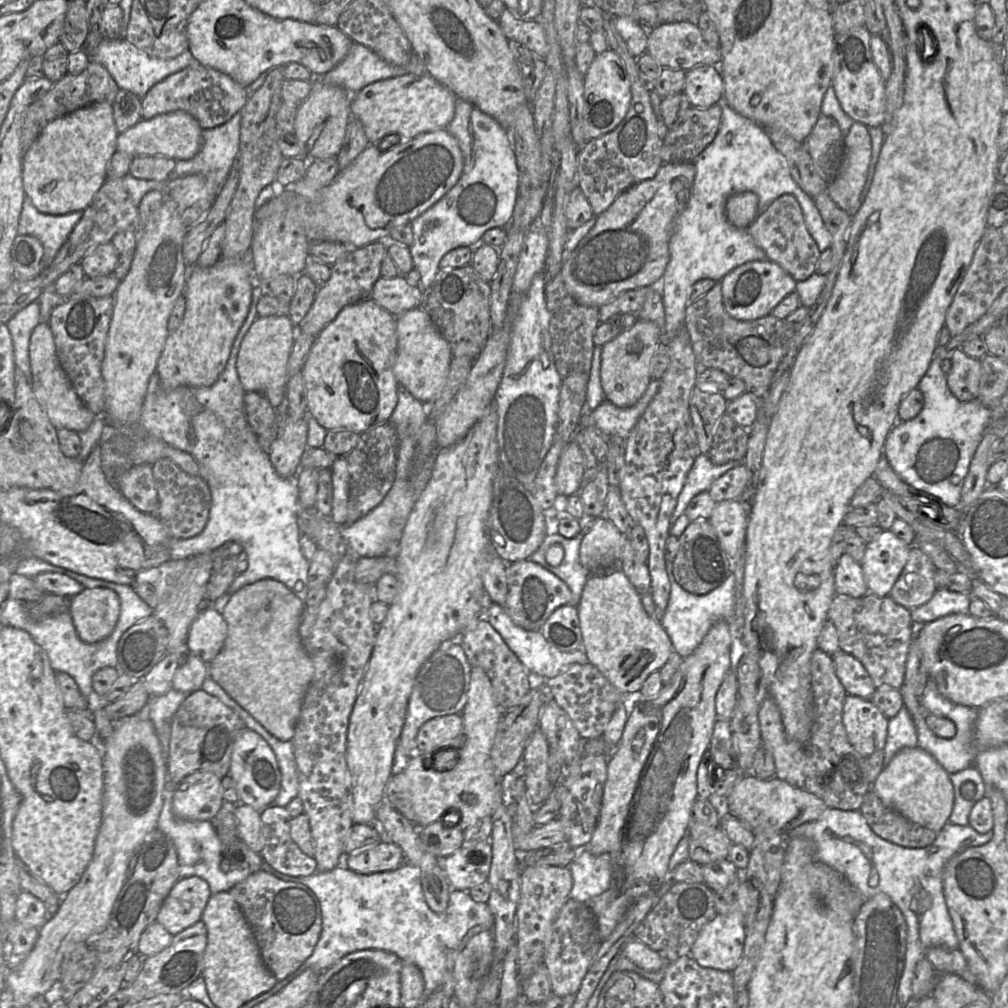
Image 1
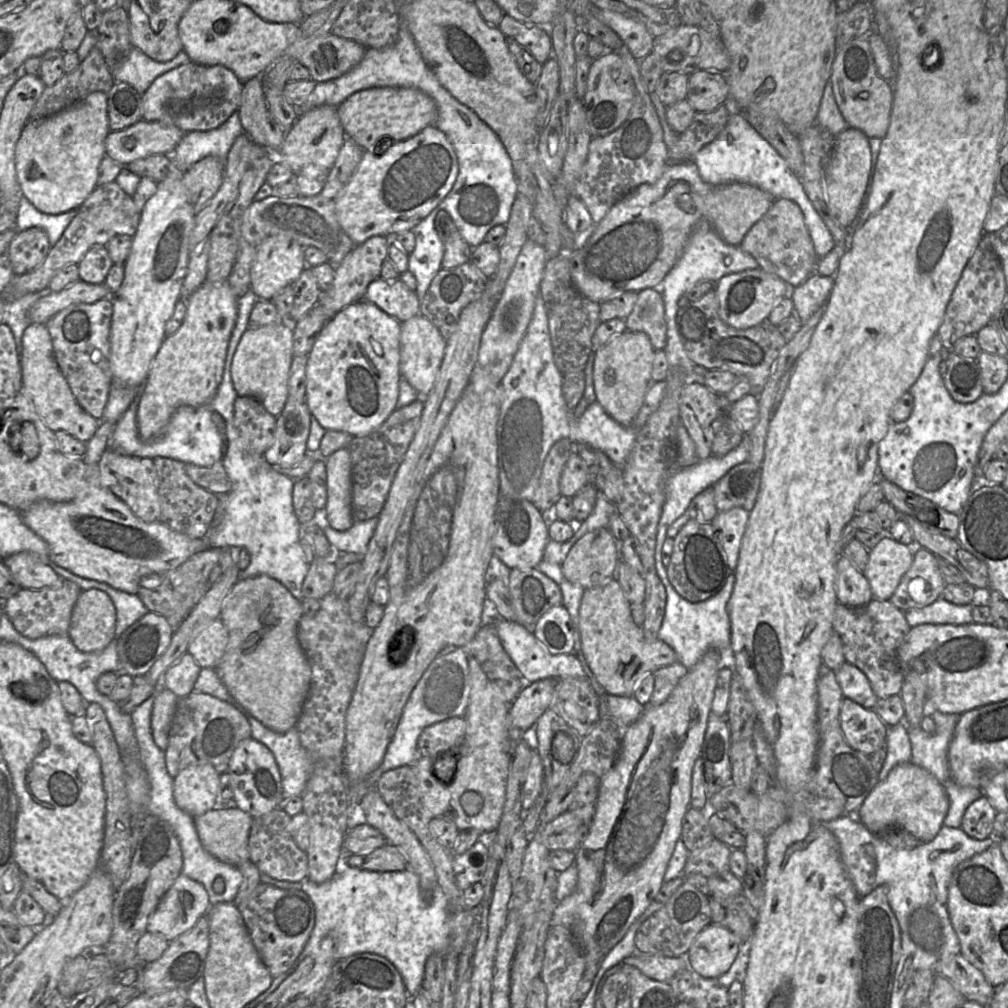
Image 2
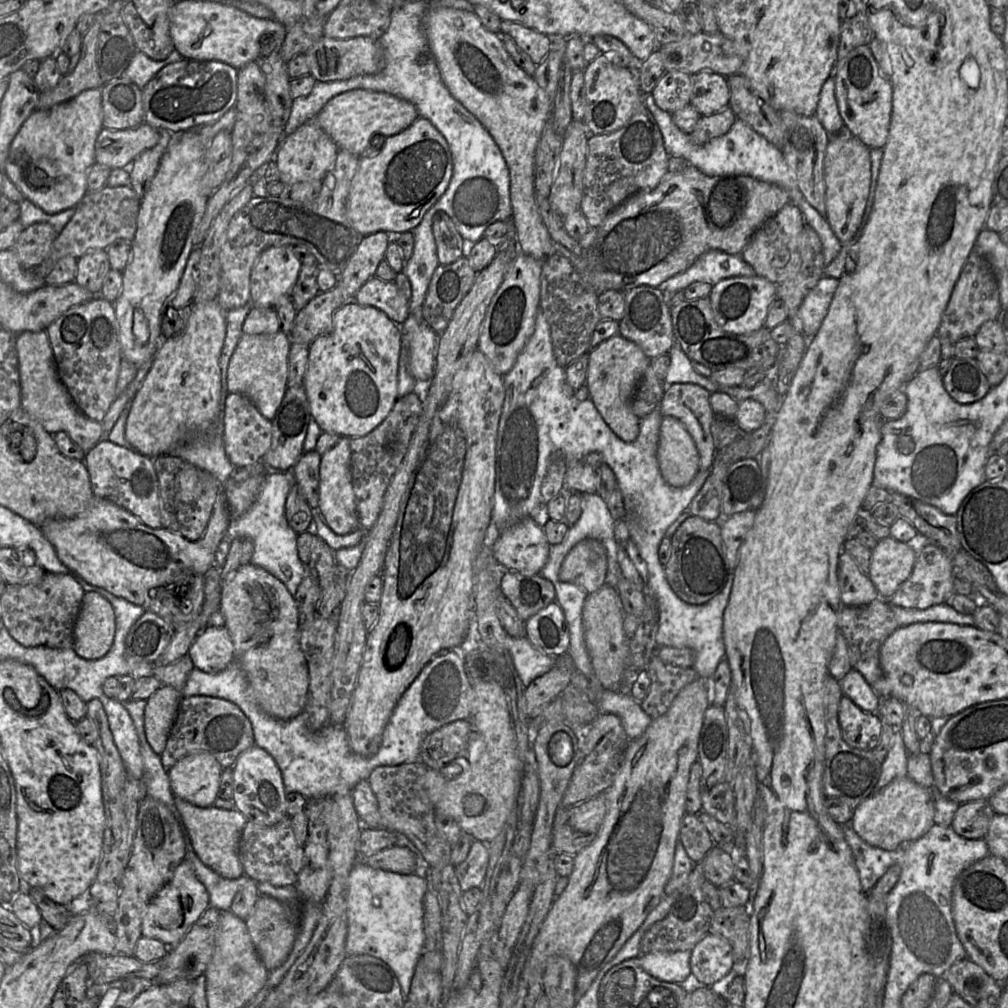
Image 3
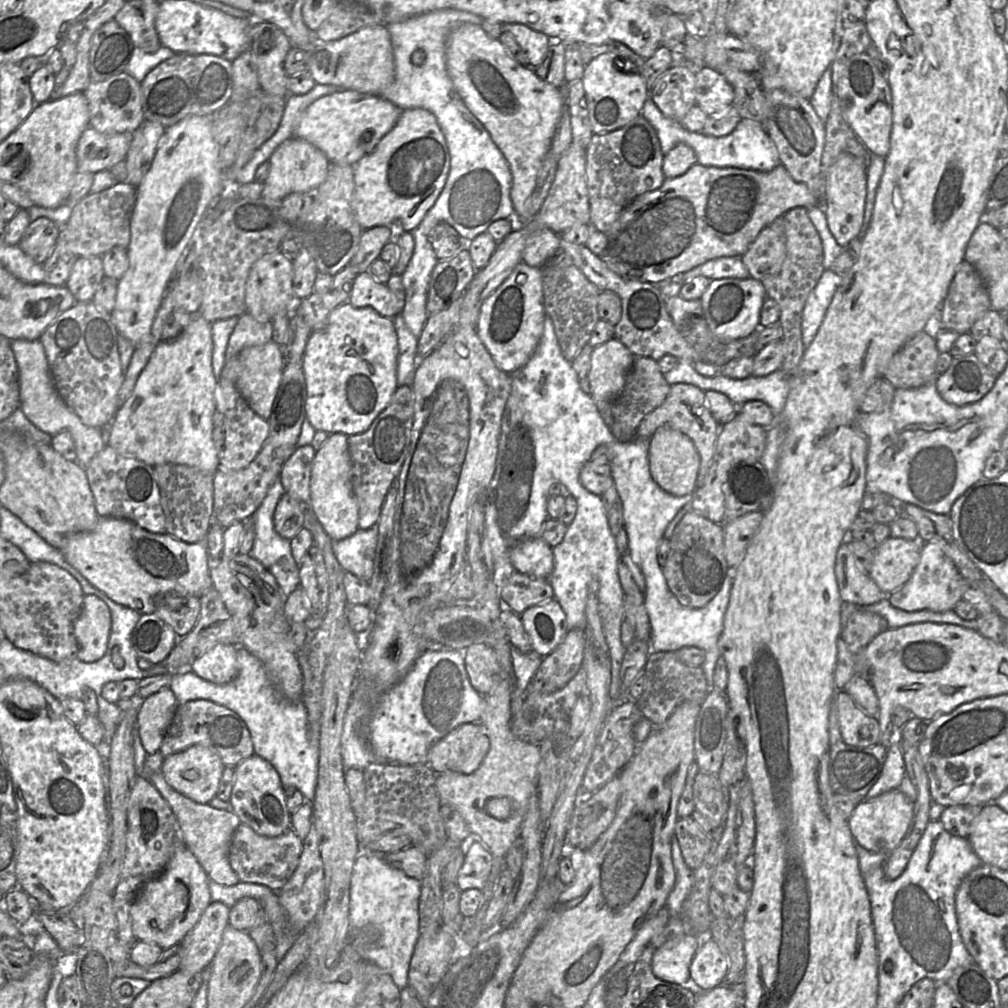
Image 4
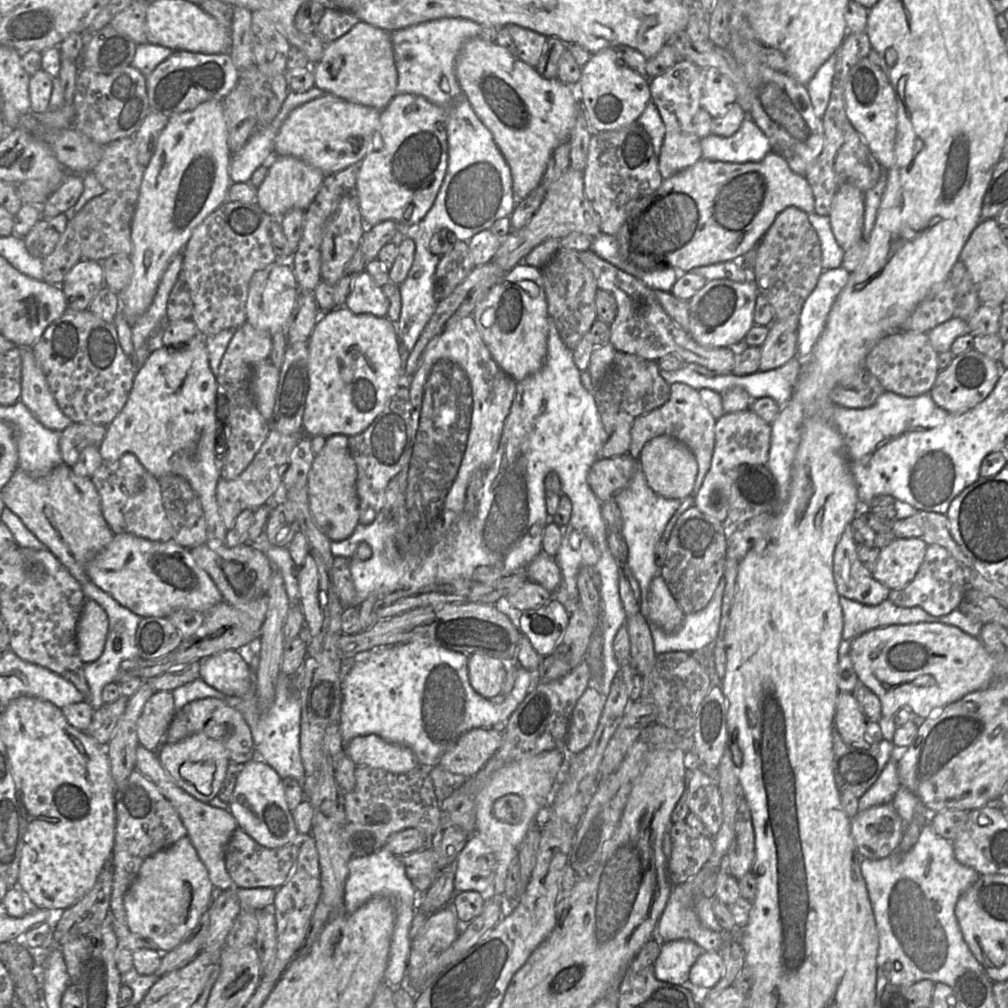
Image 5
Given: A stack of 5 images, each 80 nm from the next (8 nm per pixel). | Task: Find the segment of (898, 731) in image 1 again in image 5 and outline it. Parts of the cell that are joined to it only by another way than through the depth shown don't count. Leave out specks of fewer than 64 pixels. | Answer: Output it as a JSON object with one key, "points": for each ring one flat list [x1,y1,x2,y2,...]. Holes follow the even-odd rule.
{"points":[[891,758,874,784,859,798,858,810,863,811,875,805,891,803,900,786,897,760]]}

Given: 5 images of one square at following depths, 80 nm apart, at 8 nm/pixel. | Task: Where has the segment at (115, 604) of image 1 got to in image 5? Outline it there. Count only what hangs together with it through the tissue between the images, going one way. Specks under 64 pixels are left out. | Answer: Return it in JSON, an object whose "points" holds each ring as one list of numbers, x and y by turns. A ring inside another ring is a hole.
{"points":[[87,599,76,628,79,656,84,664,95,662,103,654,108,625,105,610,95,601]]}

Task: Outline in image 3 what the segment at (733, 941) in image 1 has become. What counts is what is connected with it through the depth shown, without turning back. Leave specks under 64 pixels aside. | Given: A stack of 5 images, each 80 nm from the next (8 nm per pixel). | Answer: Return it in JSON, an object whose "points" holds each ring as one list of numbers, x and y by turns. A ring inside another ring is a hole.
{"points":[[709,932,691,950,690,967,702,985,713,986,734,967,732,946,722,936]]}

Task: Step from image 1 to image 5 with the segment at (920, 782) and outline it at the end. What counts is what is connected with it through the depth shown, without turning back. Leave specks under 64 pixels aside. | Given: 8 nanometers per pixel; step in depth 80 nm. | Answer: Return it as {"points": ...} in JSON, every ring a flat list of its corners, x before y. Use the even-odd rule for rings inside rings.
{"points":[[892,803,858,811,851,818,851,831,861,856,882,859,899,847,906,824]]}

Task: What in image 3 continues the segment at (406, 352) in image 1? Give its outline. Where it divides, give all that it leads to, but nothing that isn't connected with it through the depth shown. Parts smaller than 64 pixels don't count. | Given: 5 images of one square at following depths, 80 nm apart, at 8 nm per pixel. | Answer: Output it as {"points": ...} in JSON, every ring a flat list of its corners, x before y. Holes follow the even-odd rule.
{"points":[[423,320,412,334,407,334,409,343,408,368,416,382,430,382,433,378,439,336]]}

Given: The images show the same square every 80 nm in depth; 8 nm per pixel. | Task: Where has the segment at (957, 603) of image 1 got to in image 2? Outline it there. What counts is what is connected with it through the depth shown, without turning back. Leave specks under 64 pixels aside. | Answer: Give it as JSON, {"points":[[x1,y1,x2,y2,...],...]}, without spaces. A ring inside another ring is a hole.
{"points":[[940,597,923,608,906,610,904,615,910,627,920,624,965,625,973,622,972,606,956,605]]}

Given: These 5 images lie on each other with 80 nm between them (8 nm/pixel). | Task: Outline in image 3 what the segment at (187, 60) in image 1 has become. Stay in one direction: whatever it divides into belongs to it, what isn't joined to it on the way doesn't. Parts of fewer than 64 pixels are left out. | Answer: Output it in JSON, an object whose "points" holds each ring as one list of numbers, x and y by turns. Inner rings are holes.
{"points":[[175,49,166,59,160,61,153,60,143,52,136,50,123,77,131,80,142,90,163,67,182,59,184,59,183,56]]}

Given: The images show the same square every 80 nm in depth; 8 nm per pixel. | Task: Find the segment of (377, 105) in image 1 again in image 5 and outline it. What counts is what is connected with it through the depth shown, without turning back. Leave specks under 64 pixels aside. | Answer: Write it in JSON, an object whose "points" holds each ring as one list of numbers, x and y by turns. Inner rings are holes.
{"points":[[325,94,294,109,284,120,274,141,274,156,293,156,319,169,325,176,335,174,353,164,360,164,373,150,373,137,378,131,381,111]]}

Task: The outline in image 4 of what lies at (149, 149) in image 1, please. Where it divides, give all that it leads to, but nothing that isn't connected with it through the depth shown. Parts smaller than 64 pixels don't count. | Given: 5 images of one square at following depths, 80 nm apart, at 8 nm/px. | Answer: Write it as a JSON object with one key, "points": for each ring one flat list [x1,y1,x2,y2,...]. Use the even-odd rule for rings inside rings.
{"points":[[88,127,81,135,77,147,77,172,98,173,110,170,126,159,133,133,102,134]]}

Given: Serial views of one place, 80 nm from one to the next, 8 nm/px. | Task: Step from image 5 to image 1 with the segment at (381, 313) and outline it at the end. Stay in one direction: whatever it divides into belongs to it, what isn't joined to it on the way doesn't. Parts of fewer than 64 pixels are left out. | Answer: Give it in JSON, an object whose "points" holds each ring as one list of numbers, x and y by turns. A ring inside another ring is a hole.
{"points":[[403,275,394,278,380,277,374,284,370,299,395,317,420,307,422,291,411,286]]}

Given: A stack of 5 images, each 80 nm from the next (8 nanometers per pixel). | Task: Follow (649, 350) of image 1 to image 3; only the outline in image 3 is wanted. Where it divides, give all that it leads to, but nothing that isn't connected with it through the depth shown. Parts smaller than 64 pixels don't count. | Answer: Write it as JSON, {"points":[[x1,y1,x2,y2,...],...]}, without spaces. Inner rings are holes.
{"points":[[619,334,589,351,586,385,590,399,605,423,624,442,633,442,639,435,640,419,631,409,631,400,650,364,651,359,638,345]]}

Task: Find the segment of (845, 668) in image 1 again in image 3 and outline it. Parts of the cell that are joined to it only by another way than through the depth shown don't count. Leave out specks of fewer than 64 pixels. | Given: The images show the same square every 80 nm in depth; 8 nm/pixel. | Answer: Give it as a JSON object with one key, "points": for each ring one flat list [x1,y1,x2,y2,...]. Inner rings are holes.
{"points":[[851,669,839,684,843,695,849,697,866,713,877,713,880,696,856,669]]}

